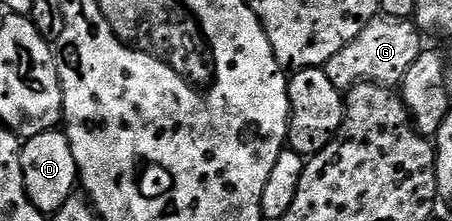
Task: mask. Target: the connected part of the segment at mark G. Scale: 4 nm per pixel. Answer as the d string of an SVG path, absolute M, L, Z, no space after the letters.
M378 16L366 24L353 42L324 64L323 69L329 76L330 82L342 92L361 83L397 86L402 83L413 62L425 50L422 39L424 40L423 34L414 21Z

